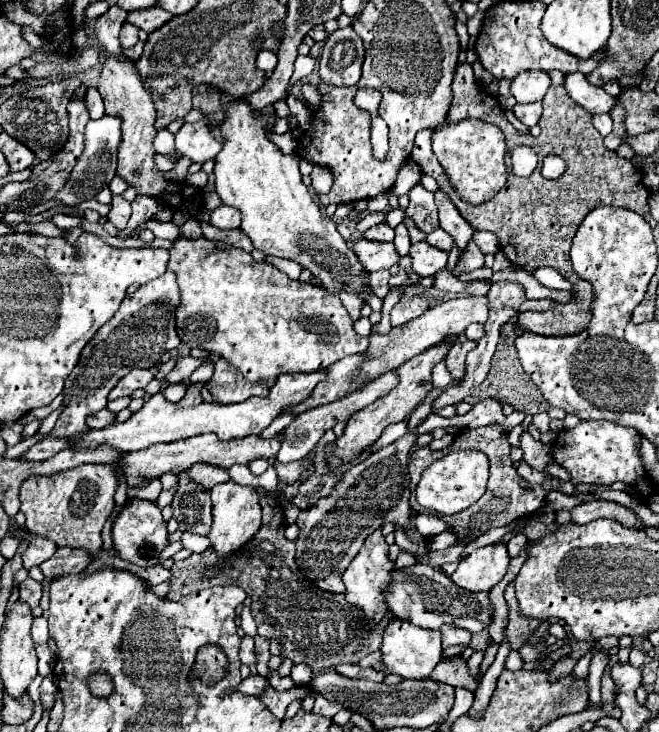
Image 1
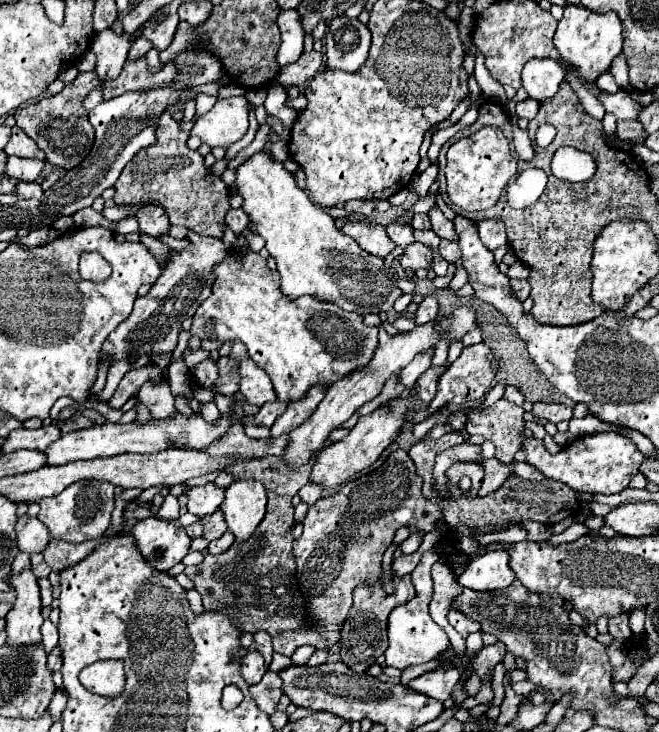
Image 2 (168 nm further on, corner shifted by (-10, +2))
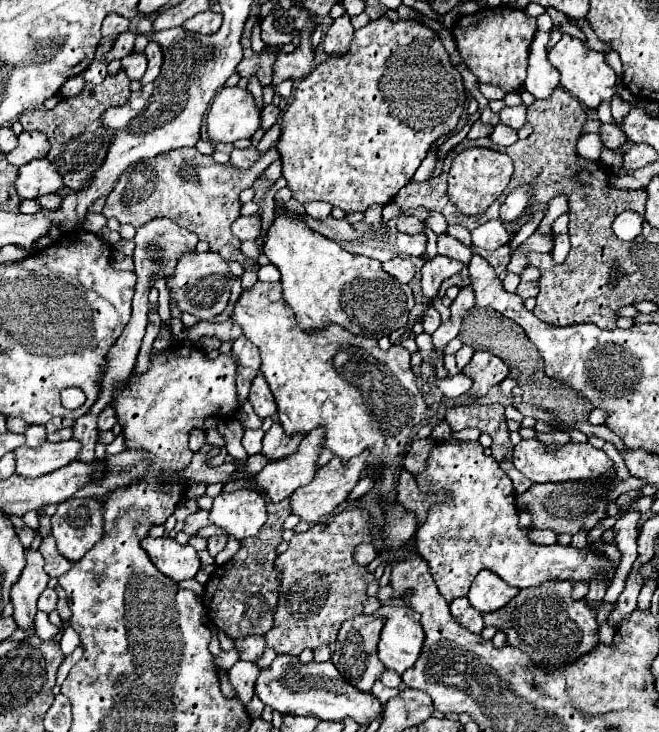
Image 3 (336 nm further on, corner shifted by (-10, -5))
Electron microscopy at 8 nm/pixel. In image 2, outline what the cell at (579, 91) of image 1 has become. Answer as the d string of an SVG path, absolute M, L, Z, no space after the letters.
M598 90L598 100L602 102L604 110L614 114L618 120L636 120L638 112L640 112L640 104L634 102L630 98L628 92L624 90L618 90L616 94L610 94L610 92L604 92L604 90Z

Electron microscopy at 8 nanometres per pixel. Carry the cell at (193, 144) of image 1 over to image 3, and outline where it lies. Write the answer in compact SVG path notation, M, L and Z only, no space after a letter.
M224 87L212 101L208 117L206 117L206 127L208 127L208 137L216 143L234 143L238 139L250 139L258 129L260 129L260 111L262 107L256 105L254 95L248 89L236 87Z

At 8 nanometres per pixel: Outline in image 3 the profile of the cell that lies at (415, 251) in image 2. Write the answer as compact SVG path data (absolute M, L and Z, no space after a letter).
M396 257L392 261L382 263L382 269L392 275L398 283L408 283L414 277L414 265L408 257Z

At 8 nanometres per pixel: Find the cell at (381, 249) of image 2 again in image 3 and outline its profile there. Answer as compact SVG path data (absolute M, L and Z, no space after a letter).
M304 213L302 219L310 229L318 231L320 235L324 235L324 237L328 237L332 241L340 241L340 243L358 241L356 231L352 229L352 225L346 219L334 219L332 215L328 215L326 219L312 219L308 213Z

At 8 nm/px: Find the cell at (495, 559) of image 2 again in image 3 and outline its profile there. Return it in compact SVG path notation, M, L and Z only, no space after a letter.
M482 571L472 581L472 587L468 591L468 601L476 611L490 613L504 607L516 595L518 595L516 587L508 585L506 581L502 581L498 575L490 571Z

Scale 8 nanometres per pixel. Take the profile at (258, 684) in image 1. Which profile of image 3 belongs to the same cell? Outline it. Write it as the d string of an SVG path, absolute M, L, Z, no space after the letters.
M236 661L234 667L228 671L228 679L230 679L232 687L236 689L236 695L244 707L254 697L254 681L256 681L258 673L260 673L260 669L254 663L246 663L246 661Z

